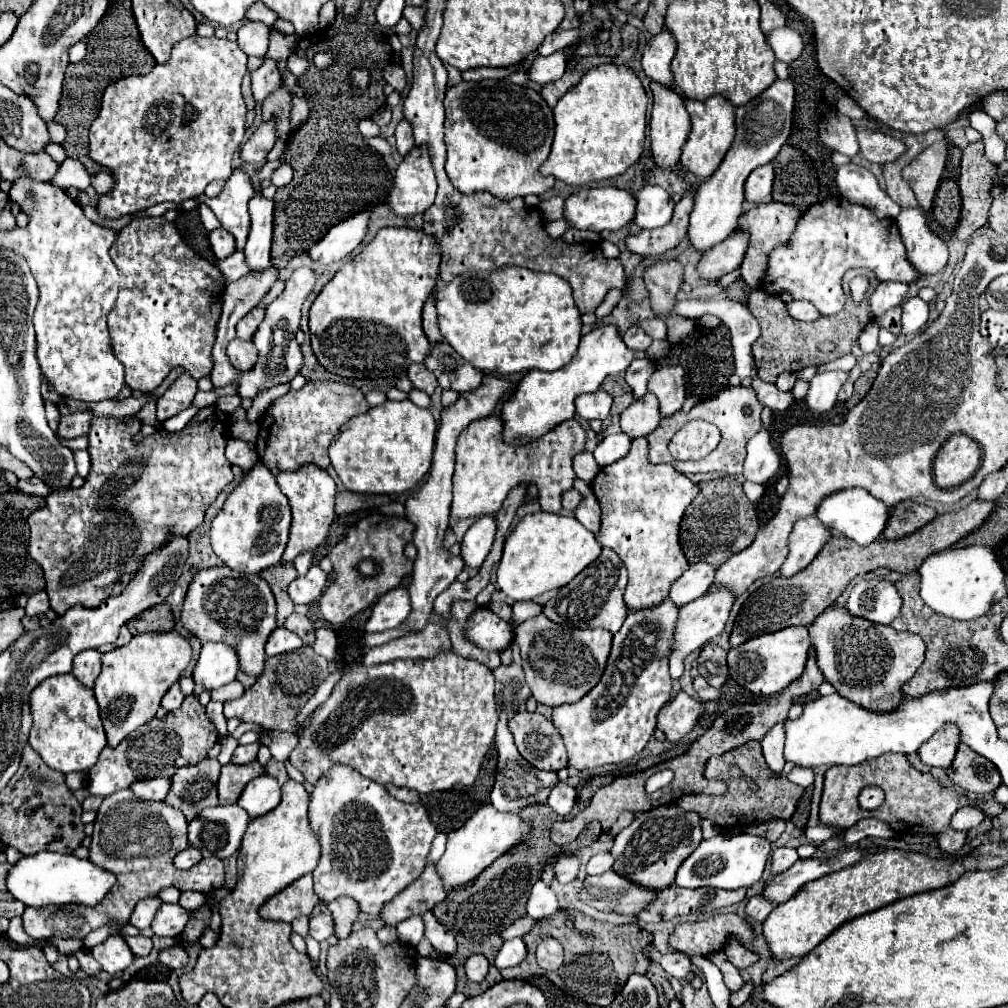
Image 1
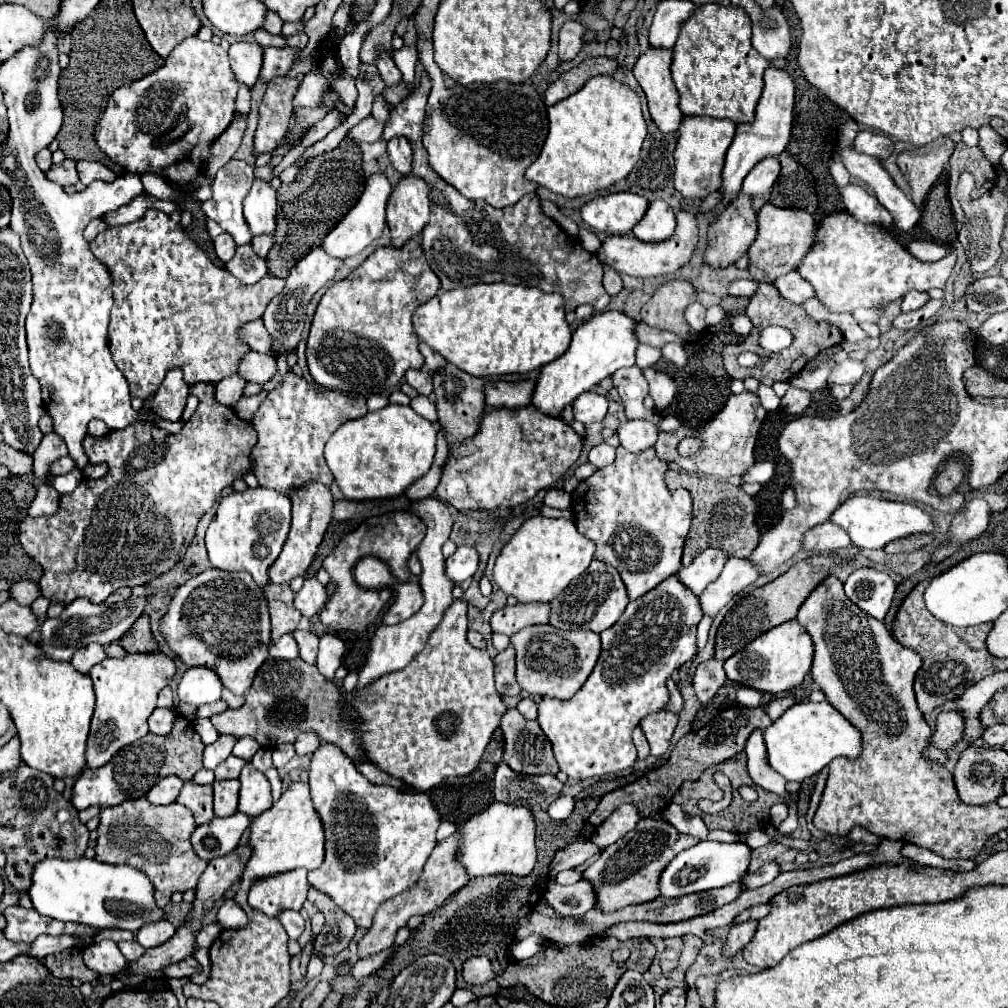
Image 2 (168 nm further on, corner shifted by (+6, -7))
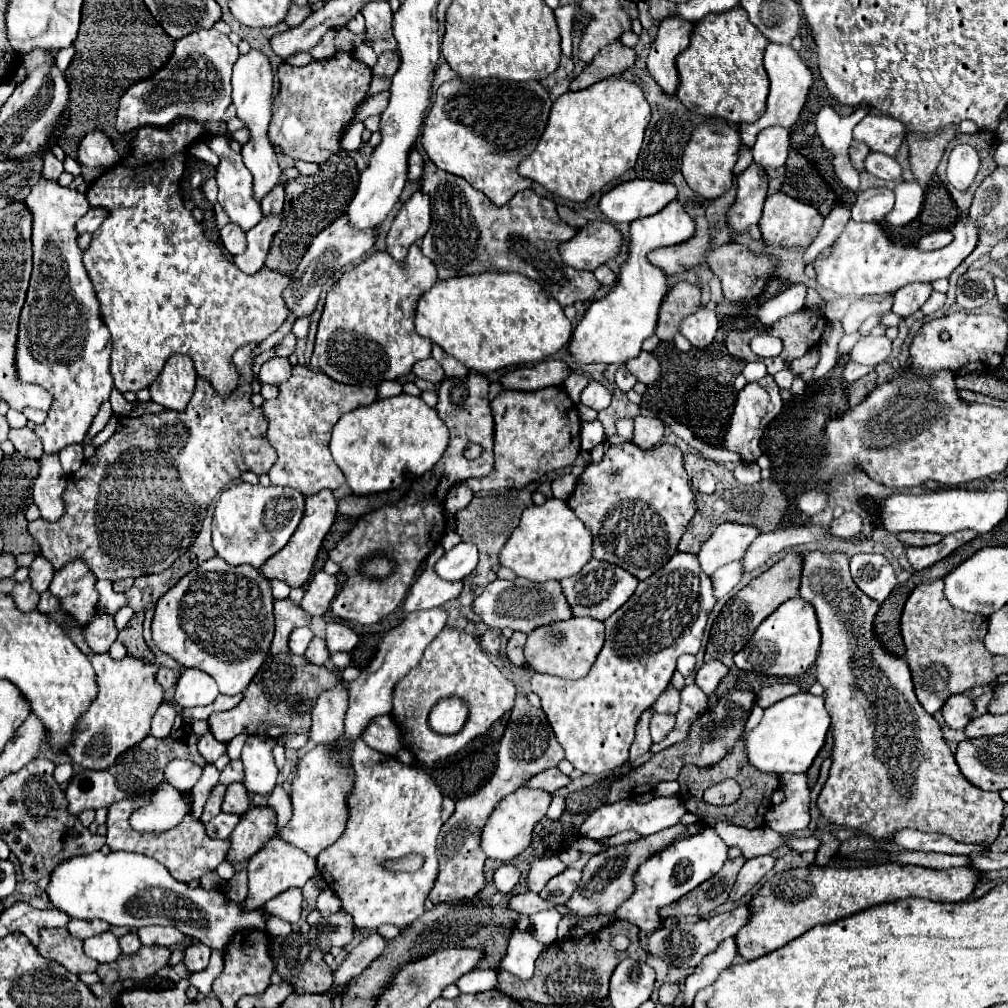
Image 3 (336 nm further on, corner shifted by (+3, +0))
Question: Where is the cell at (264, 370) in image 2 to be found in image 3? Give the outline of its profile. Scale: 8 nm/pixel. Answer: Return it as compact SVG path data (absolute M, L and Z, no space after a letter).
M275 357L267 363L263 363L261 371L259 371L259 381L261 383L269 383L269 385L281 385L281 381L287 381L291 377L291 363L289 359L281 359Z

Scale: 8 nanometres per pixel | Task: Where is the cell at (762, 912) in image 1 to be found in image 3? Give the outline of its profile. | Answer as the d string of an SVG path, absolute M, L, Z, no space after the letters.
M731 937L729 941L723 941L721 949L713 951L709 957L705 957L701 961L701 965L697 965L695 971L687 977L687 983L683 989L683 1007L691 1007L695 993L699 989L715 983L719 973L733 963L735 955L737 955L737 945L735 945L735 939Z

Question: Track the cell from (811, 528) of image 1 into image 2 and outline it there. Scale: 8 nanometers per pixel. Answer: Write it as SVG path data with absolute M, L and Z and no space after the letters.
M830 522L810 528L802 538L802 550L816 552L816 554L818 552L836 552L846 546L850 546L848 534L840 526L830 524Z

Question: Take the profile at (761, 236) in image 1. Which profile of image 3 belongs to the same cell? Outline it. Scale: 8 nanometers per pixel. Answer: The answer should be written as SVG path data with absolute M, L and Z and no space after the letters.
M781 191L773 193L767 197L765 205L763 205L763 217L759 221L759 227L761 227L761 233L763 233L763 241L771 247L781 247L781 245L787 245L787 247L807 247L813 243L813 239L817 237L819 229L823 225L823 217L821 213L807 205L807 203L801 203Z

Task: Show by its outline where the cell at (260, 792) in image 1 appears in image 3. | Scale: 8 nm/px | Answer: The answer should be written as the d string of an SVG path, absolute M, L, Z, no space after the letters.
M249 735L241 751L241 761L245 765L243 785L251 793L271 793L277 781L277 767L273 759L275 739L265 735Z

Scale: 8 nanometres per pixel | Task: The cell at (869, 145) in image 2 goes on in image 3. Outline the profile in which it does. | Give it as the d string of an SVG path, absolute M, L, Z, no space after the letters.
M869 113L855 129L853 139L869 145L875 153L885 153L889 157L895 157L903 137L907 133L907 127L889 115L873 115Z

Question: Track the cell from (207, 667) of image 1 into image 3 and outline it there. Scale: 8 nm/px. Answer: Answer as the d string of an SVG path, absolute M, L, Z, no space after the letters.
M183 669L175 689L175 705L179 707L205 707L219 695L215 681L197 669Z

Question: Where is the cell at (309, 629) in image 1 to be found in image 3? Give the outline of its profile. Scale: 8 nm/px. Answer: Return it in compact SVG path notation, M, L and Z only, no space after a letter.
M315 637L315 639L309 643L307 651L305 651L305 659L307 659L309 663L313 663L313 665L327 665L327 661L329 661L329 651L327 651L325 641L319 639L319 637Z

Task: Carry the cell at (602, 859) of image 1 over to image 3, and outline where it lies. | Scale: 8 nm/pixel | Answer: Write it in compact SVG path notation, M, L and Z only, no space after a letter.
M549 857L549 859L535 859L531 863L531 869L527 873L527 889L529 891L541 891L545 883L559 875L565 869L565 865L559 861L559 857Z

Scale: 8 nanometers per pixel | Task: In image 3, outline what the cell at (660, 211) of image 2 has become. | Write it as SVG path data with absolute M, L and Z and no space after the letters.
M673 201L669 203L663 211L659 211L657 215L649 215L645 219L637 219L631 221L629 225L629 239L627 239L627 259L625 263L621 263L619 271L617 271L617 281L615 287L599 301L593 301L589 305L589 309L585 311L583 319L577 323L575 331L573 331L573 339L571 339L571 355L579 361L579 363L625 363L633 357L637 357L641 353L641 343L645 337L651 337L655 333L657 327L657 317L659 317L659 309L663 303L663 297L669 291L669 283L667 283L667 275L663 269L659 269L657 265L649 263L647 255L653 249L659 247L673 247L673 245L683 245L685 241L689 241L695 233L695 223L689 217L689 213L683 209L681 203Z

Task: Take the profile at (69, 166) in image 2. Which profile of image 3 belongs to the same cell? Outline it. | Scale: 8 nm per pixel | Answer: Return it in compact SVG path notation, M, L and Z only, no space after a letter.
M89 131L83 141L81 141L81 151L79 151L79 163L85 167L111 167L119 161L119 155L113 147L113 141L107 133L101 131Z

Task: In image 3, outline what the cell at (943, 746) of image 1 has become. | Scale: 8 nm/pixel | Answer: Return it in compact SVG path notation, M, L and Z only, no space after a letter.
M963 693L949 697L941 707L941 715L951 729L963 729L971 721L973 711L975 711L975 703Z

